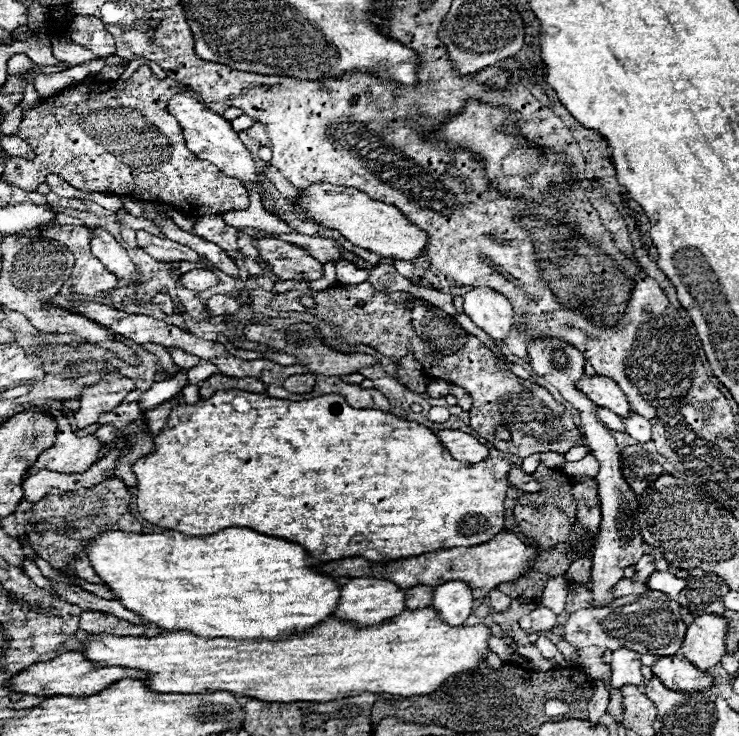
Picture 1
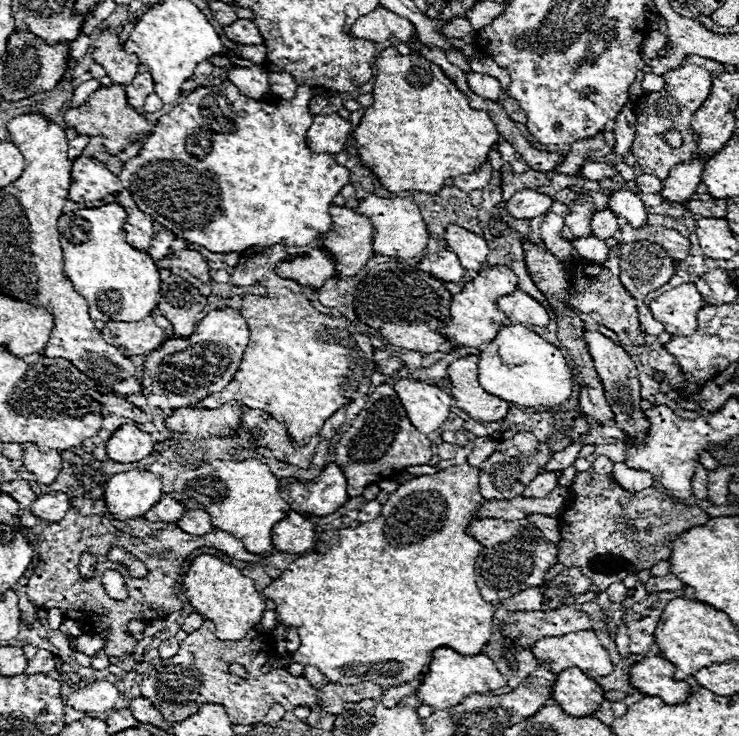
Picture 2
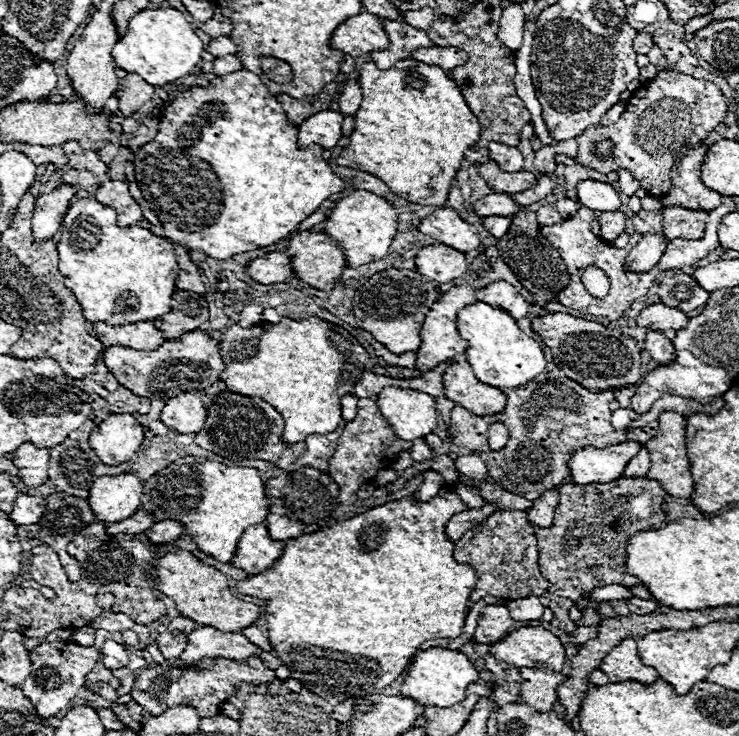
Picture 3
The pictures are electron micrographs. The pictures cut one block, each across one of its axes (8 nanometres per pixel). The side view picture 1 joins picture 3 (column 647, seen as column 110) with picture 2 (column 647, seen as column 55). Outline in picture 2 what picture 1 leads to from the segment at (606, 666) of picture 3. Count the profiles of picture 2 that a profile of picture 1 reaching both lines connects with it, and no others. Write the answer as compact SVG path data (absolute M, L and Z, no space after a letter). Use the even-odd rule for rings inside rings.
M650 656L630 668L630 684L644 696L660 696L666 704L684 702L692 688L684 680L674 680L676 666L662 656Z

